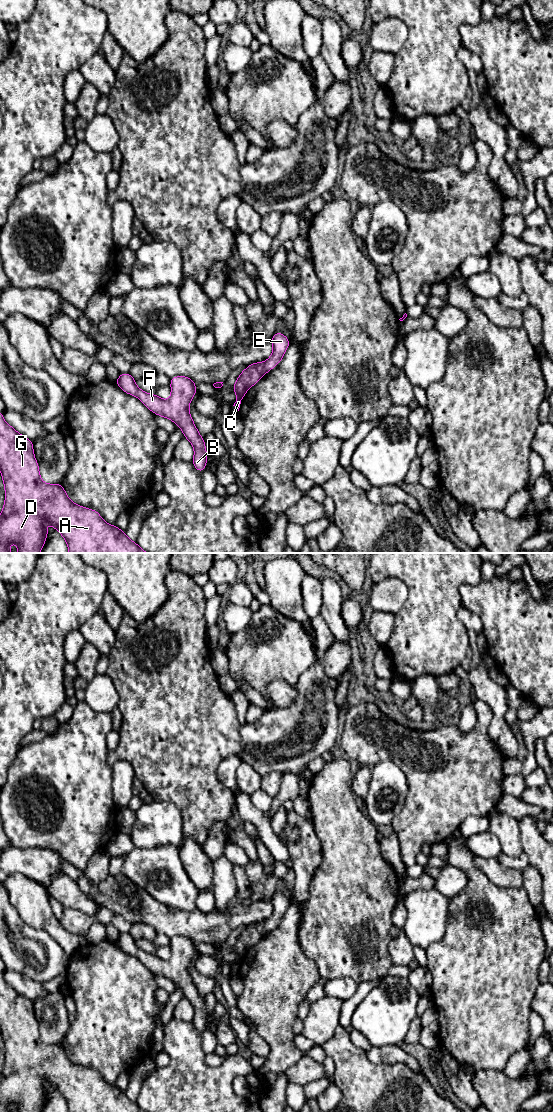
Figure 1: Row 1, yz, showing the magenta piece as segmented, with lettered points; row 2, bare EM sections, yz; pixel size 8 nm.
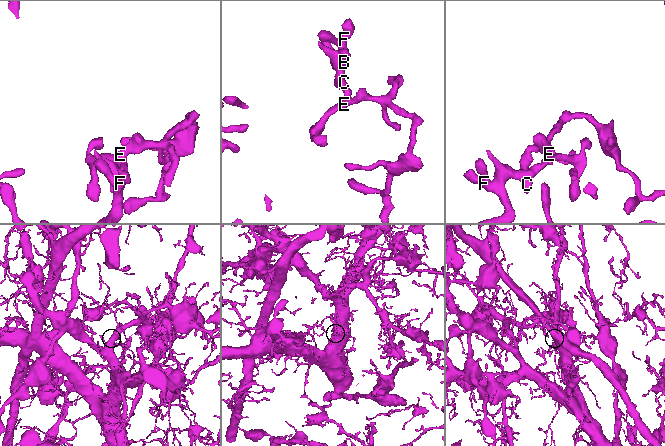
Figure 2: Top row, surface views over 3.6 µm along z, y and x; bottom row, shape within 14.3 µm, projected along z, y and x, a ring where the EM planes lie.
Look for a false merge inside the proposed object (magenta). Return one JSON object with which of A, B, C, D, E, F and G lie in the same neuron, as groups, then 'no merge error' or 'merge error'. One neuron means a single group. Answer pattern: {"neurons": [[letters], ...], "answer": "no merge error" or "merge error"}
{"neurons": [["A", "B", "C", "D", "F", "G"], ["E"]], "answer": "merge error"}

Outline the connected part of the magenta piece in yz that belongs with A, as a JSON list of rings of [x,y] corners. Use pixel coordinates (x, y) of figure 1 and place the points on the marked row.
[[[0,412],[0,471],[5,488],[5,503],[0,515],[0,553],[11,553],[9,545],[18,545],[18,553],[40,553],[48,536],[45,525],[51,524],[65,539],[69,553],[149,553],[131,541],[124,531],[109,525],[96,510],[73,503],[62,484],[46,484],[42,481],[39,465],[34,456],[33,441],[19,434],[8,425]]]

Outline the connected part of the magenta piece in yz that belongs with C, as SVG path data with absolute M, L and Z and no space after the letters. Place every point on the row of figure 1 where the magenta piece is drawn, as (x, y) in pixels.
M251 363L245 370L243 370L236 380L233 391L237 396L237 400L233 406L235 406L238 411L240 408L241 401L246 394L247 390L254 386L260 379L261 375L257 369L256 363Z

